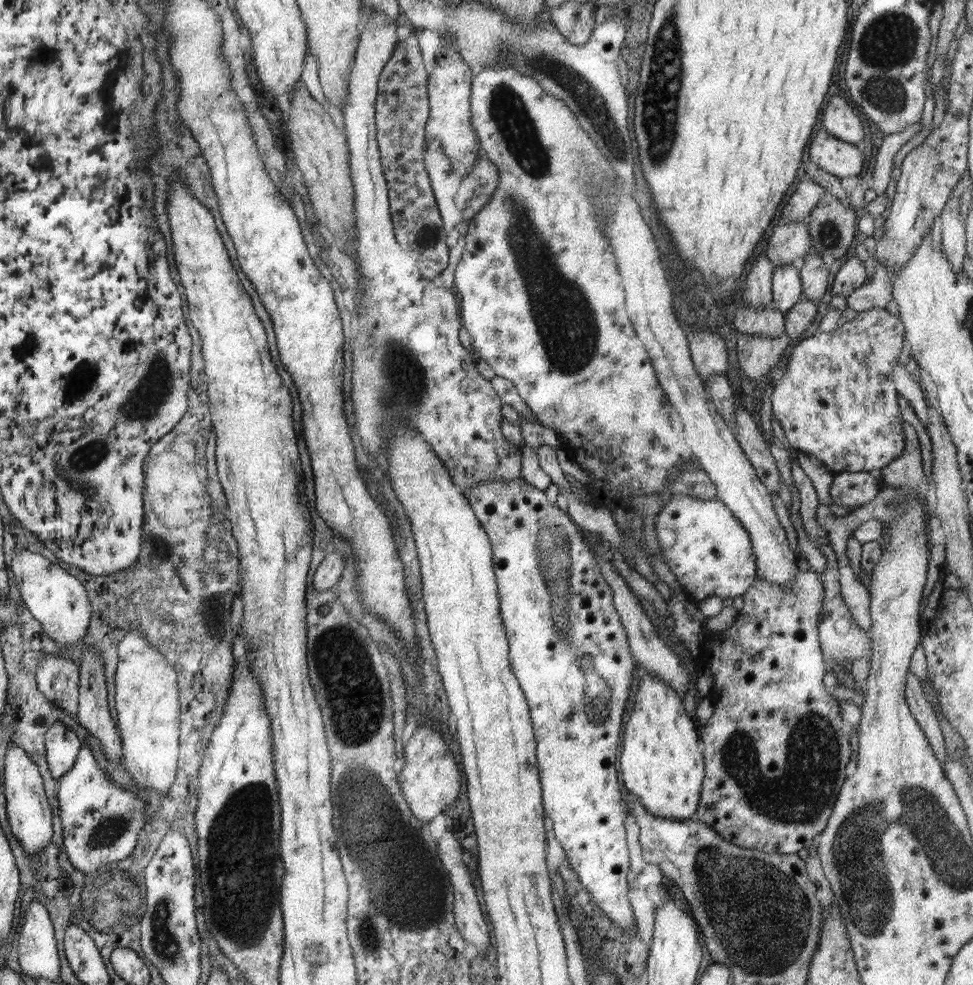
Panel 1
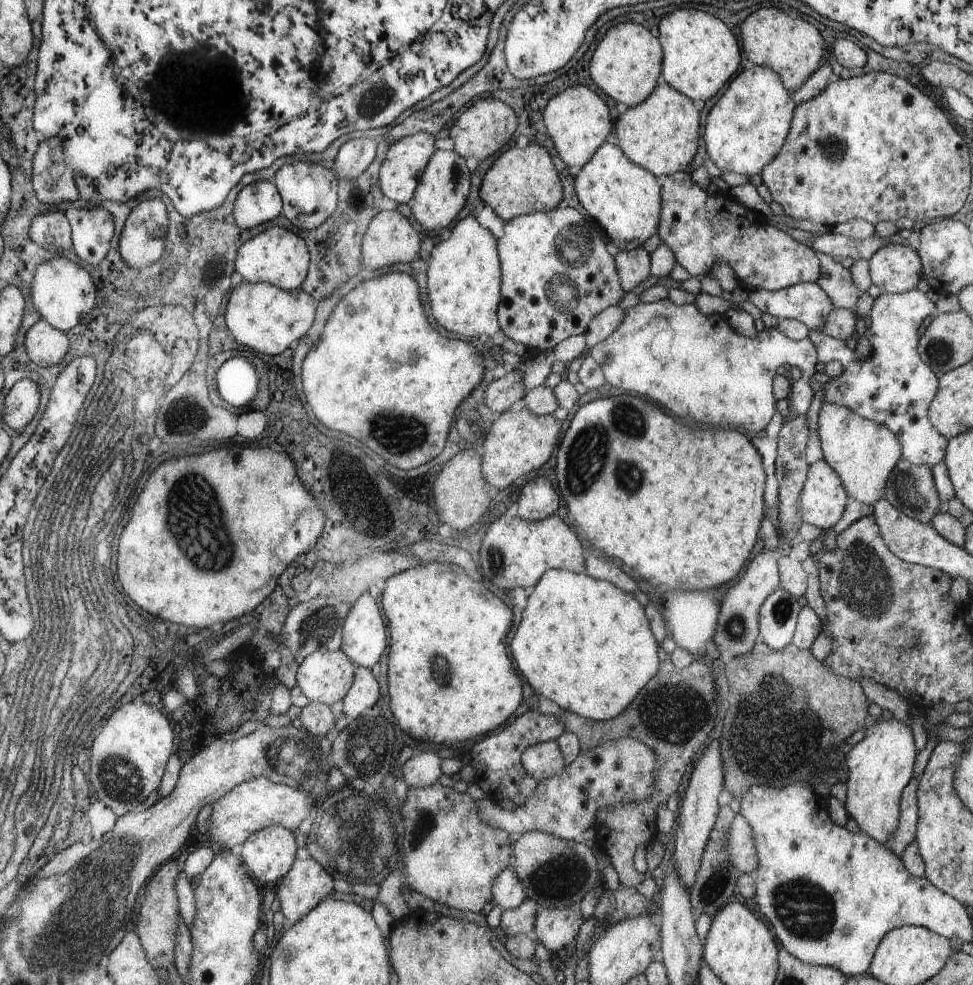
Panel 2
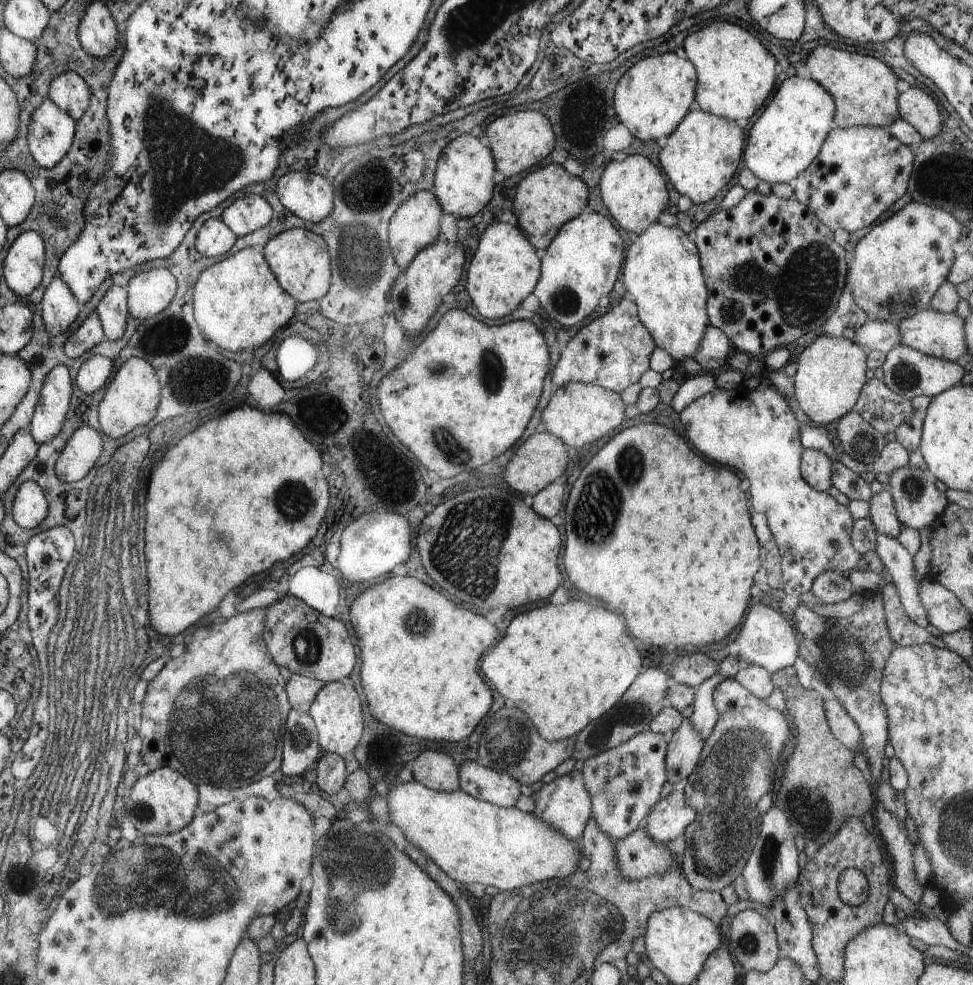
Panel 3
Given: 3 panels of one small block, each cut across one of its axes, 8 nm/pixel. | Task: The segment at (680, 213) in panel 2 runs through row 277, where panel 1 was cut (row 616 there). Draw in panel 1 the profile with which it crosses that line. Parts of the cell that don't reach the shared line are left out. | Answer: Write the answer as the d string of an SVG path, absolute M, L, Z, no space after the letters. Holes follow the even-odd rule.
M810 568L806 571L800 570L794 573L789 590L783 590L778 583L770 583L766 580L757 580L750 586L749 593L743 595L744 602L740 608L734 623L725 631L714 632L704 630L705 640L702 647L700 661L708 668L714 676L714 694L716 704L713 706L714 714L709 722L706 722L700 730L702 742L706 744L705 763L706 778L702 785L702 802L698 805L697 812L692 820L709 823L718 834L721 834L726 842L734 843L736 846L756 849L765 853L794 854L802 848L810 848L810 842L816 834L821 834L826 828L826 820L833 814L834 802L837 802L840 786L844 782L844 768L850 760L850 742L846 734L842 732L842 716L840 716L840 704L830 696L828 688L824 686L822 678L826 674L824 657L820 650L821 642L818 642L818 618L822 618L822 605L825 594L818 571Z

